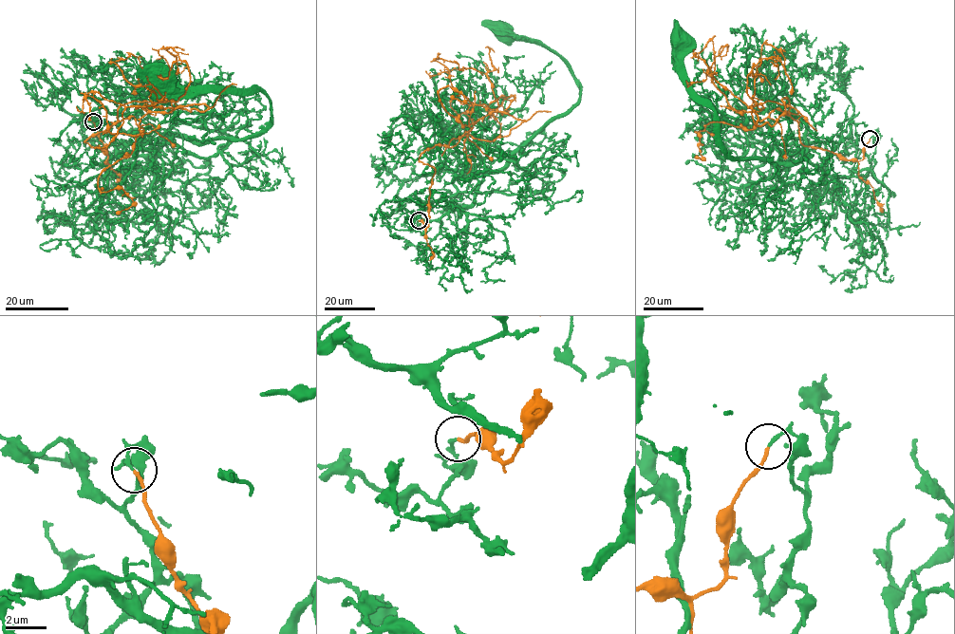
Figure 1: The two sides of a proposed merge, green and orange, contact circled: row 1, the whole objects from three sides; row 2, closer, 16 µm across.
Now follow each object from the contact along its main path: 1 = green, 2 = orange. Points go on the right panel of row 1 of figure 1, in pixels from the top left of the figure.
1: (870, 139), (873, 177), (861, 169), (835, 179), (805, 158), (778, 165), (736, 160), (692, 88), (682, 37)
2: (870, 139), (861, 159), (802, 144), (786, 97), (757, 124), (712, 41), (693, 56)

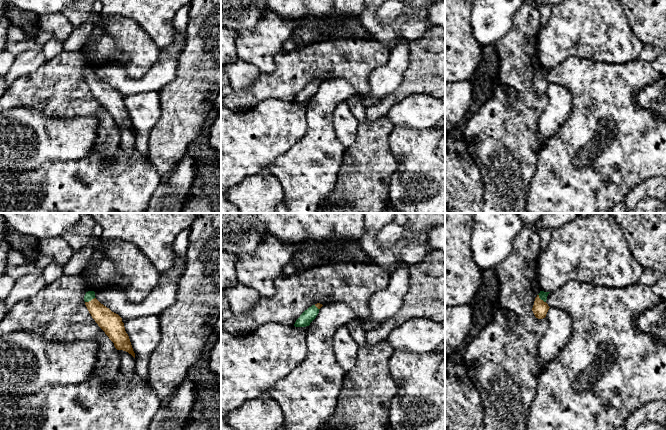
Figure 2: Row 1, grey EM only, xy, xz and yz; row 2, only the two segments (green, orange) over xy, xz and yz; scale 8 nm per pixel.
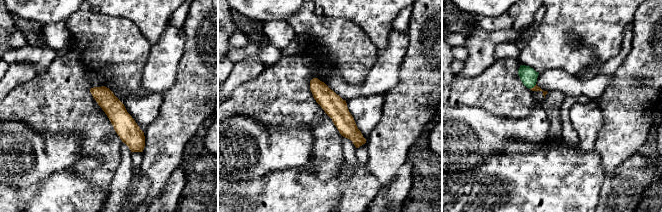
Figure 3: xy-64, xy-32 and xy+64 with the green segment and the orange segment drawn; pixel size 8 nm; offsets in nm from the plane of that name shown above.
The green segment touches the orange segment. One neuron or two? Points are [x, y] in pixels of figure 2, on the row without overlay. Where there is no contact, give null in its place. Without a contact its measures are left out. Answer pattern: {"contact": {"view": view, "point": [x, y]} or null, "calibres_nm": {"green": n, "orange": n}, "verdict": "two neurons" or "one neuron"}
{"contact": {"view": "xy", "point": [90, 76]}, "calibres_nm": {"green": 70, "orange": 180}, "verdict": "two neurons"}

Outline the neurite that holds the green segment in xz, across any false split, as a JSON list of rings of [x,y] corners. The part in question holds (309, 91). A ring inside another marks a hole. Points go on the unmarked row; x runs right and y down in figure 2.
[[[312,81],[307,86],[305,86],[300,93],[296,96],[295,103],[306,103],[316,94],[319,86],[315,81]]]

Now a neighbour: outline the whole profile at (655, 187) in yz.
[[[651,177],[632,188],[624,199],[628,209],[635,207],[639,202],[654,198],[666,202],[666,178]]]

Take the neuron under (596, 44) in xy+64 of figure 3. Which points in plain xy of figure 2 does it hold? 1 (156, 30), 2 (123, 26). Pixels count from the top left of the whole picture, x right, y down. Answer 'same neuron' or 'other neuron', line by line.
1: same neuron
2: other neuron

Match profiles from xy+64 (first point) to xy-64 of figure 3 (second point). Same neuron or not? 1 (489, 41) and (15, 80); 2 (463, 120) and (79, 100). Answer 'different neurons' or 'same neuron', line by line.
1: same neuron
2: different neurons

